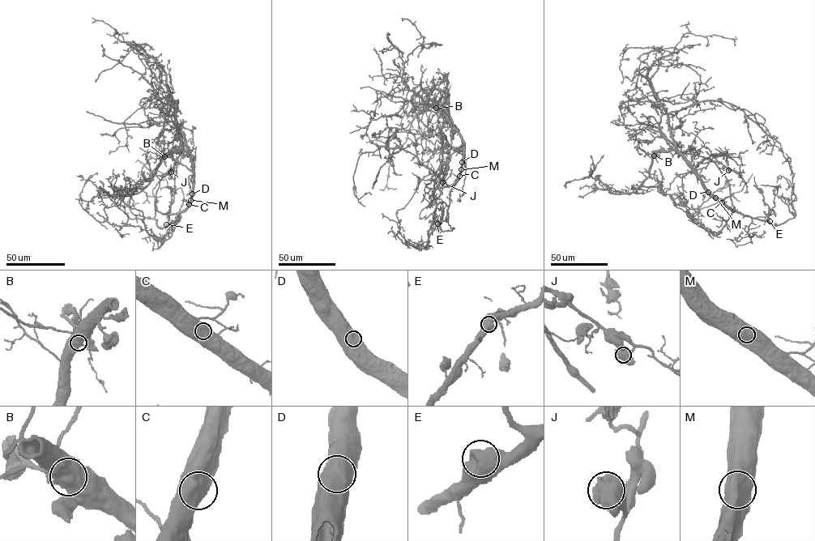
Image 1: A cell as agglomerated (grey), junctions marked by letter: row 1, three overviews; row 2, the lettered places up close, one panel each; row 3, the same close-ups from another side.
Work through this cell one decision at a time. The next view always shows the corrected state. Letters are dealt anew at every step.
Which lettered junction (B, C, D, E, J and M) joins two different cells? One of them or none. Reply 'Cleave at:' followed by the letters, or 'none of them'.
Cleave at: none of them

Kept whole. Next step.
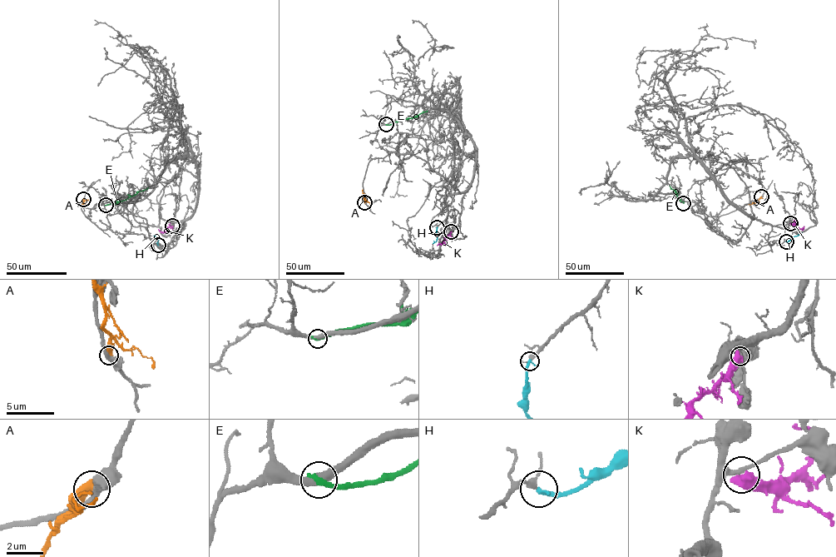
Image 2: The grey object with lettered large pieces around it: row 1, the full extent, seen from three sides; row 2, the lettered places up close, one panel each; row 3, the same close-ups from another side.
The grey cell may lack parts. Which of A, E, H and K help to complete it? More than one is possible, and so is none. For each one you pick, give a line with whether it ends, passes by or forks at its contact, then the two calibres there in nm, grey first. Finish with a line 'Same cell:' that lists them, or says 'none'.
H: it ends; calibres 240 and 240 nm
Same cell: H

